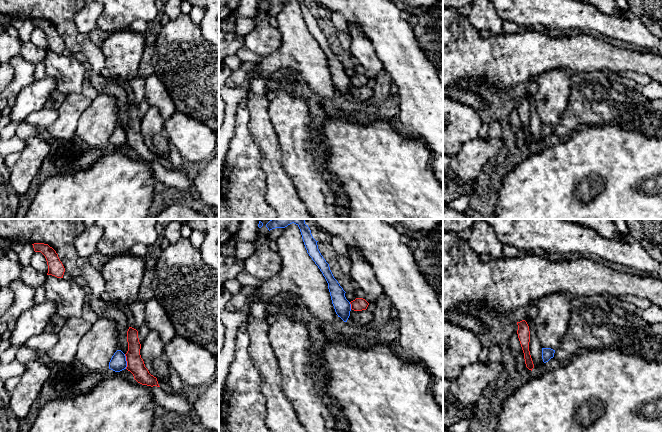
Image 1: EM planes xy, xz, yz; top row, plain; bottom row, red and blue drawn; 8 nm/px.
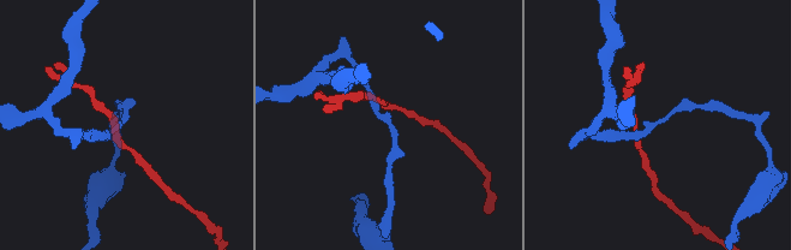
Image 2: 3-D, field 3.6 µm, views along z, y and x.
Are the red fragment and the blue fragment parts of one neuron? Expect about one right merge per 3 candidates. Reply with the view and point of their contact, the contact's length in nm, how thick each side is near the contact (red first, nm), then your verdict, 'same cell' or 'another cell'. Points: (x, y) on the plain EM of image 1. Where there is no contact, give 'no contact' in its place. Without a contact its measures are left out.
xy (126, 136) | 120 nm | 140/130 nm | another cell

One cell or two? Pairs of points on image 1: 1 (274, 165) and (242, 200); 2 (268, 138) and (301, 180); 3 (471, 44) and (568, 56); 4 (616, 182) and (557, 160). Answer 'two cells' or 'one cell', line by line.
1: two cells
2: two cells
3: one cell
4: one cell

